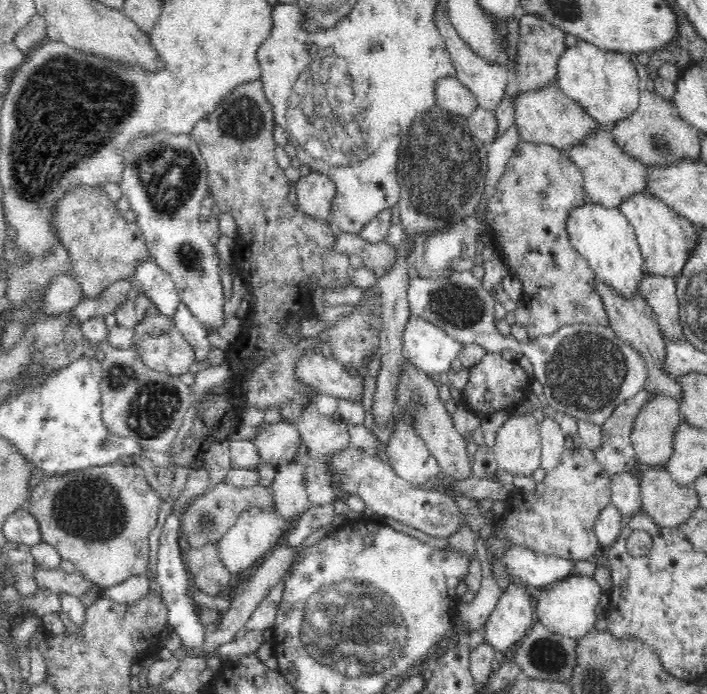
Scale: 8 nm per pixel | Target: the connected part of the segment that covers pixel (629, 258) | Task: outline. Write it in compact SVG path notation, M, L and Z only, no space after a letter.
M585 202L570 210L567 218L569 241L591 266L596 276L606 281L612 289L625 298L638 294L643 278L644 261L636 240L636 234L628 220L616 207Z

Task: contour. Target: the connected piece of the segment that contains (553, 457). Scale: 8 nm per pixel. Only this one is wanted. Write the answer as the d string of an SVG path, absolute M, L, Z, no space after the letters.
M546 417L541 426L541 457L539 467L545 472L552 470L561 460L566 450L565 436L554 420Z

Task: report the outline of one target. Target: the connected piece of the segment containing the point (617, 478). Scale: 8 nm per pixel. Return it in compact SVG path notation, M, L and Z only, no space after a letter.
M628 472L611 476L611 504L625 519L632 514L639 514L639 479Z

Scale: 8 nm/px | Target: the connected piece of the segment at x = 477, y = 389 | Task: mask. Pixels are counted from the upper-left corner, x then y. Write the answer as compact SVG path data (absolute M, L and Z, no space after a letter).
M486 353L479 365L469 370L468 384L462 396L463 403L481 416L500 410L510 412L529 390L528 377L518 361L508 361L501 354Z

